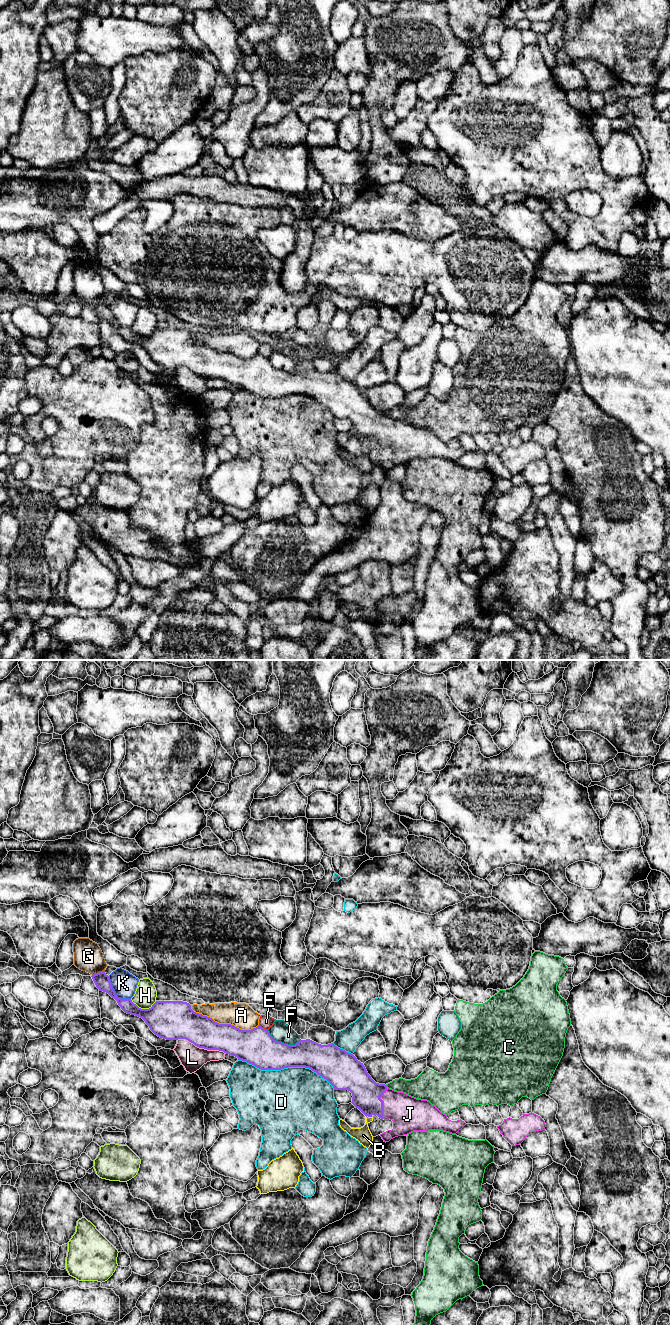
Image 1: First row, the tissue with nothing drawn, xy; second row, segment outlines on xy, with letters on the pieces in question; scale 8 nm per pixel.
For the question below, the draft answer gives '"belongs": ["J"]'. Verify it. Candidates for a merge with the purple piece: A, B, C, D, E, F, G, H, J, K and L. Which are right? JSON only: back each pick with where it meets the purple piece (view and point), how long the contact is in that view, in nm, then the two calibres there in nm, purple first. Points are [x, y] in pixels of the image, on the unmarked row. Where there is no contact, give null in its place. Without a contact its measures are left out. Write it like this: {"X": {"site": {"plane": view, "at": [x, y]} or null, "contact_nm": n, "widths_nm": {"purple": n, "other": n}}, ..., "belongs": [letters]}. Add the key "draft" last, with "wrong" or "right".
{"J": {"site": {"plane": "xy", "at": [382, 431]}, "contact_nm": 260, "widths_nm": {"purple": 220, "other": 280}}, "belongs": ["J"], "draft": "right"}

